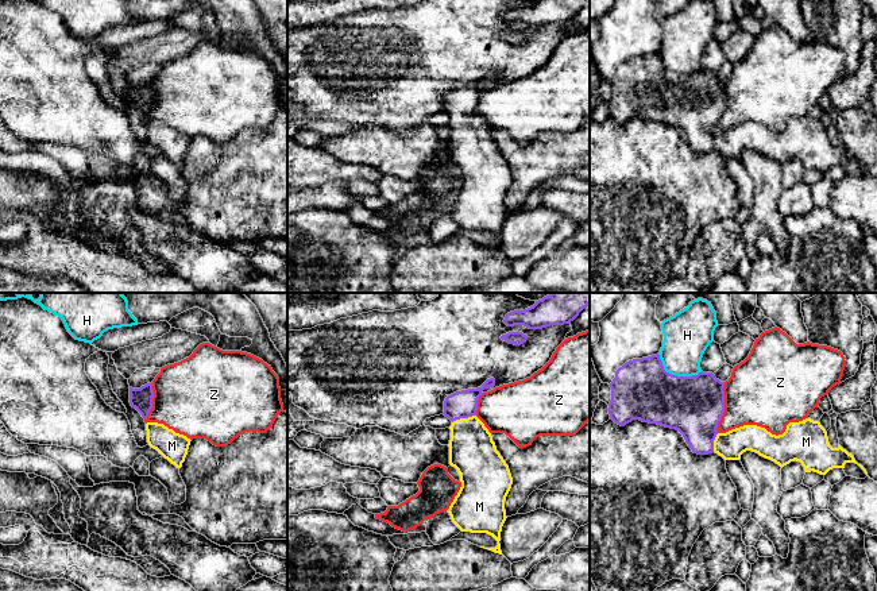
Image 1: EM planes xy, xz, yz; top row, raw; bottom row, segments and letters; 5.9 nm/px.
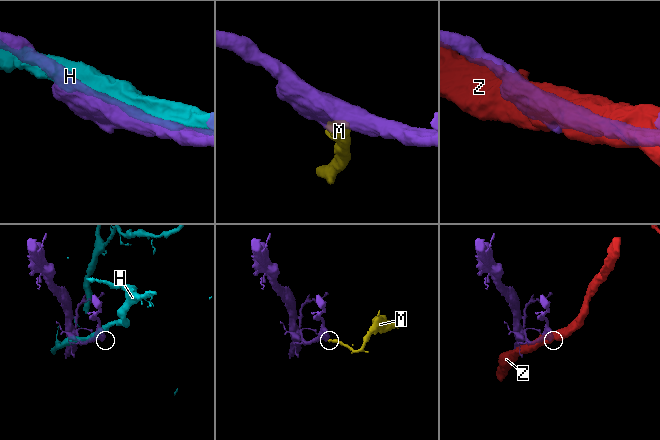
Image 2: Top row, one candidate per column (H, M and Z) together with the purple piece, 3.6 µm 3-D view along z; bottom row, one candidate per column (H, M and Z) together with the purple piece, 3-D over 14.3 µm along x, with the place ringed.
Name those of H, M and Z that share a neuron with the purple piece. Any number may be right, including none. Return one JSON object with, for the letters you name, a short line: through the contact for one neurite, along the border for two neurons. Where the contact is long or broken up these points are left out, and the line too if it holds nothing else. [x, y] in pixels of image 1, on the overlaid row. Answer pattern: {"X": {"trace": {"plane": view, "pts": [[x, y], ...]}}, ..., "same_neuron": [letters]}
{"M": {"trace": {"plane": "xz", "pts": [[463, 404], [463, 417], [472, 452]]}}, "same_neuron": ["M"]}

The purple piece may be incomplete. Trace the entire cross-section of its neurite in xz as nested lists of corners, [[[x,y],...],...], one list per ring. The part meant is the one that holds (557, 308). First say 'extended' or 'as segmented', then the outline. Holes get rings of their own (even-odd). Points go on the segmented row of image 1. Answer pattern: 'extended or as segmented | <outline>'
as segmented | [[[550,293],[525,310],[506,314],[507,327],[524,325],[529,329],[542,329],[550,325],[564,325],[573,321],[590,305],[590,293]]]

